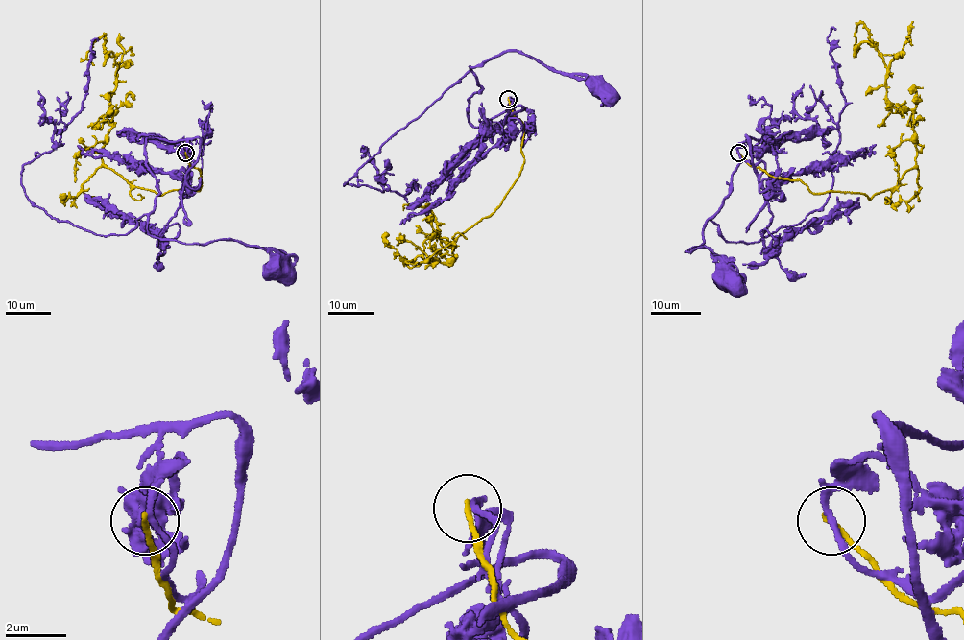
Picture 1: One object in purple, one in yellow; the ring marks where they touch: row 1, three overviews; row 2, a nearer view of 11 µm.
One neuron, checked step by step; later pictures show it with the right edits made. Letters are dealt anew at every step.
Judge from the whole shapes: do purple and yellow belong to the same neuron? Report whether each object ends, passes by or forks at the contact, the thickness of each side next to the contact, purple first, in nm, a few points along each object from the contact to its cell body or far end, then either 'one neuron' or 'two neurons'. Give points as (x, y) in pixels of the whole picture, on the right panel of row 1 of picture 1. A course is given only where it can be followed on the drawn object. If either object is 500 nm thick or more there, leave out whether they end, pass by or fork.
purple passes by; yellow ends there; 170 nm thick on the purple side, 170 nm on the other; purple runs (738, 152), (748, 138), (769, 135), (738, 164), (704, 242), (686, 251), (707, 247), (723, 278); yellow runs (738, 152), (813, 193), (894, 187), (916, 164), (913, 112), (888, 101), (859, 23), (860, 48); two neurons

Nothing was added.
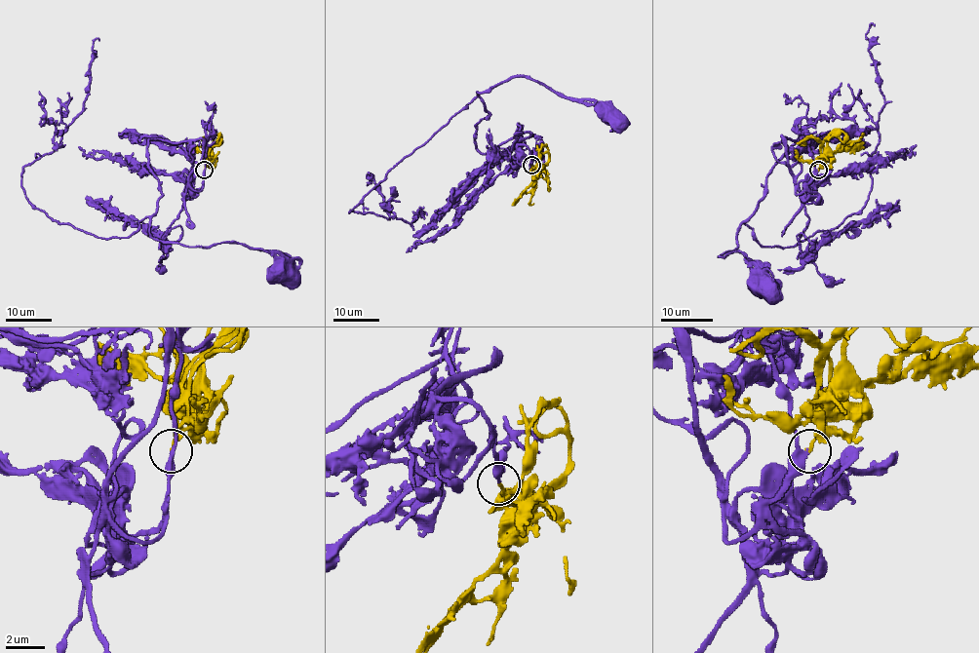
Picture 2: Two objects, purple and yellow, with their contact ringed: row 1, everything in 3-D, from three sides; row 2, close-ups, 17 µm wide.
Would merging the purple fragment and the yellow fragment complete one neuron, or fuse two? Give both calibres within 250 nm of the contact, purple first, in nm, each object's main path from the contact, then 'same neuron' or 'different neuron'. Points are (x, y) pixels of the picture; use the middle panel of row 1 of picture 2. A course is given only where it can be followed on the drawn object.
240 nm thick on the purple side, 140 nm on the other; purple runs (531, 164), (517, 124), (488, 153), (476, 148), (489, 116), (478, 92), (529, 76), (607, 111); yellow runs (531, 164), (536, 170), (529, 201), (533, 204); same neuron

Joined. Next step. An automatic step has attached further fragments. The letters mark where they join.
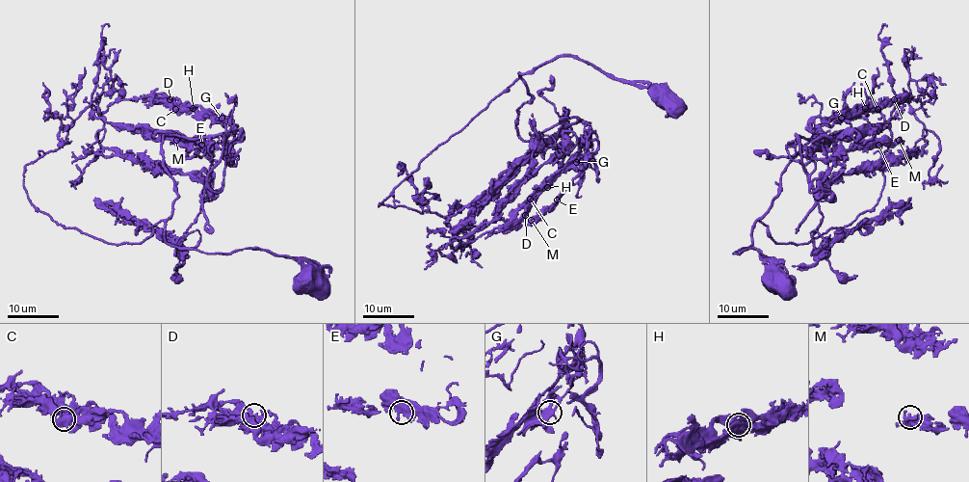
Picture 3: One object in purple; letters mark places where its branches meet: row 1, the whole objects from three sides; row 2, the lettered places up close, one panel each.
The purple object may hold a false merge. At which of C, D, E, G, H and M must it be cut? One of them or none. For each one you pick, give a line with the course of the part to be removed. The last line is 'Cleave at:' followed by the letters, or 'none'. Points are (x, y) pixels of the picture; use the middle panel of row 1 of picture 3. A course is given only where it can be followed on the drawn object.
Cleave at: none

